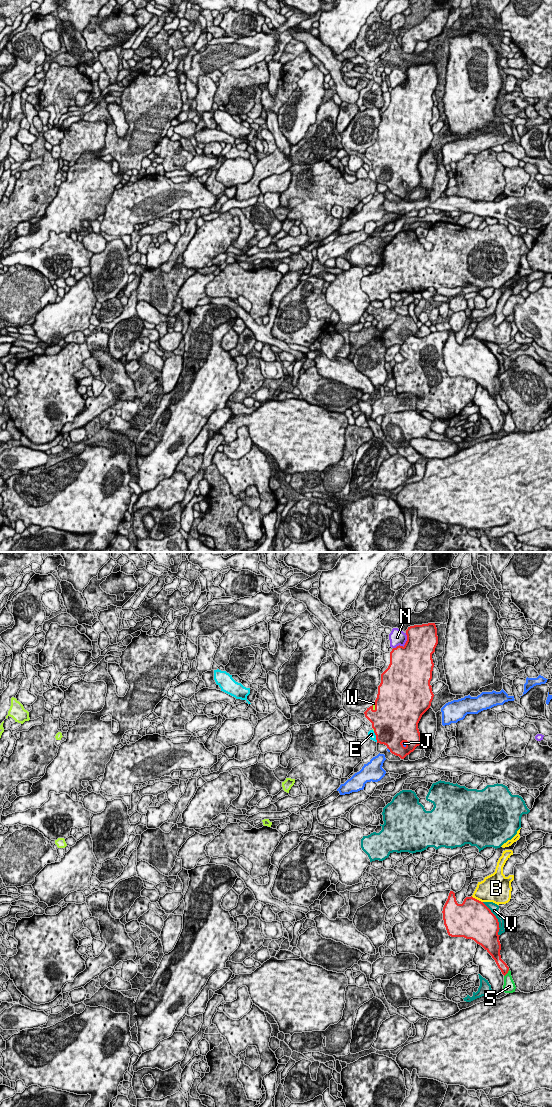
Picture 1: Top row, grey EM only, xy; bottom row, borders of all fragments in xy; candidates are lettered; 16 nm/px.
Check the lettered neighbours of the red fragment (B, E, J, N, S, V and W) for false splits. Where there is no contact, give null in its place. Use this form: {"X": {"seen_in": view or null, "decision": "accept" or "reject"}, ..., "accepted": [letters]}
{"B": {"seen_in": "xy", "decision": "reject"}, "E": {"seen_in": "xy", "decision": "reject"}, "J": {"seen_in": "xy", "decision": "reject"}, "N": {"seen_in": "xy", "decision": "reject"}, "S": {"seen_in": "xy", "decision": "reject"}, "V": {"seen_in": "xy", "decision": "reject"}, "W": {"seen_in": "xy", "decision": "accept"}, "accepted": ["W"]}

